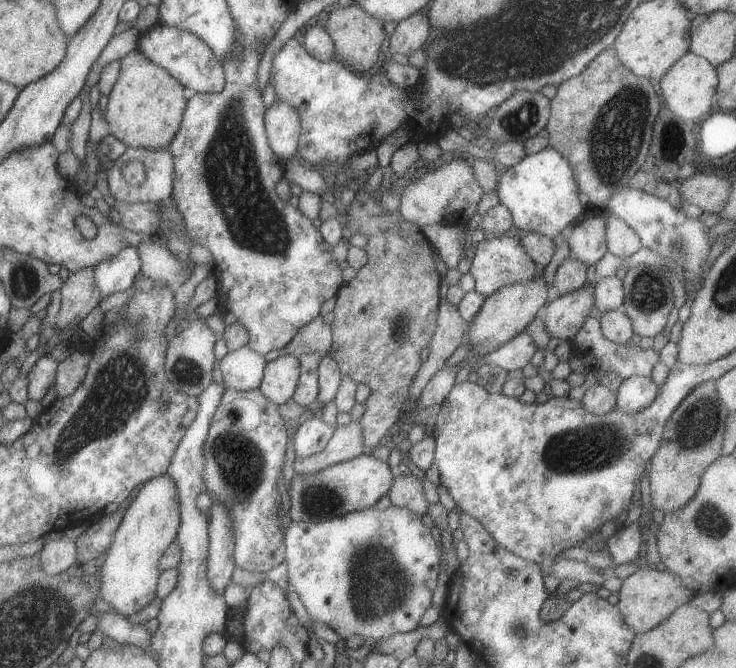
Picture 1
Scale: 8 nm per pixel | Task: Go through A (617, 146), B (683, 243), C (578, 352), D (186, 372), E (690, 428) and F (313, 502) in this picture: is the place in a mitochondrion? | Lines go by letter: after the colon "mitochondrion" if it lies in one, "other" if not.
A: mitochondrion
B: mitochondrion
C: other
D: mitochondrion
E: mitochondrion
F: mitochondrion

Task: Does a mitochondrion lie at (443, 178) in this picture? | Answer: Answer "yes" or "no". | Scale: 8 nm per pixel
no

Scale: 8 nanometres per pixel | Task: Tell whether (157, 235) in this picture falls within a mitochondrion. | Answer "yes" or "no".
no

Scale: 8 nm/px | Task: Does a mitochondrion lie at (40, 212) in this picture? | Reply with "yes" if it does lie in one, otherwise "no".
no

